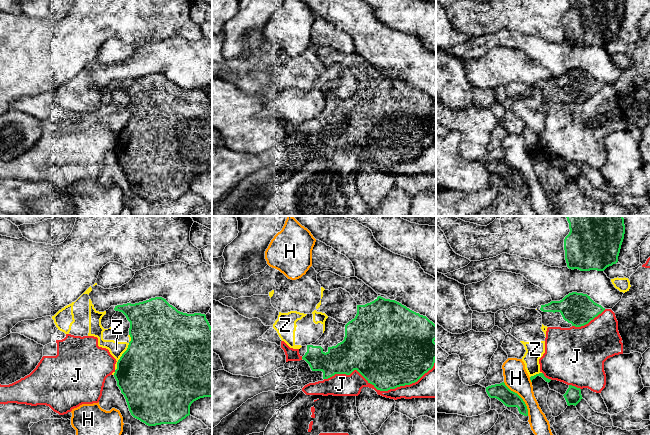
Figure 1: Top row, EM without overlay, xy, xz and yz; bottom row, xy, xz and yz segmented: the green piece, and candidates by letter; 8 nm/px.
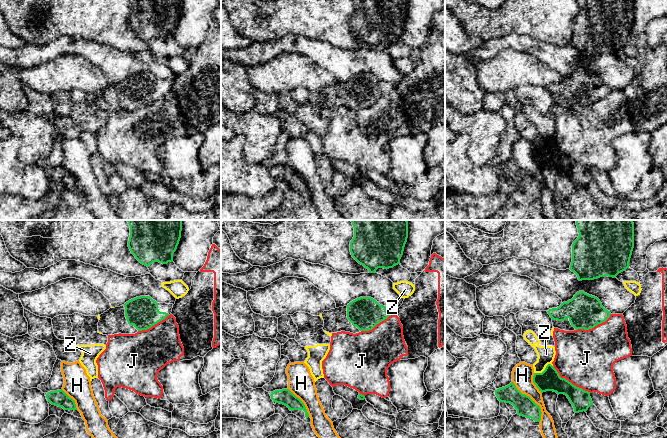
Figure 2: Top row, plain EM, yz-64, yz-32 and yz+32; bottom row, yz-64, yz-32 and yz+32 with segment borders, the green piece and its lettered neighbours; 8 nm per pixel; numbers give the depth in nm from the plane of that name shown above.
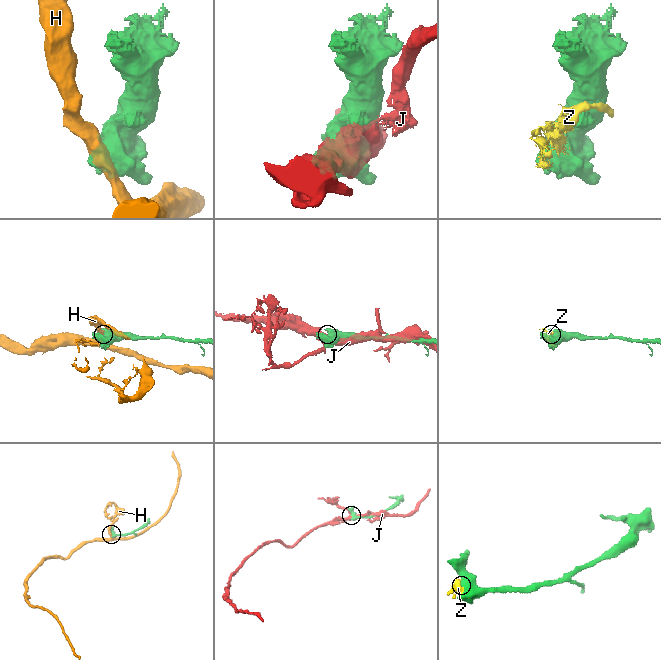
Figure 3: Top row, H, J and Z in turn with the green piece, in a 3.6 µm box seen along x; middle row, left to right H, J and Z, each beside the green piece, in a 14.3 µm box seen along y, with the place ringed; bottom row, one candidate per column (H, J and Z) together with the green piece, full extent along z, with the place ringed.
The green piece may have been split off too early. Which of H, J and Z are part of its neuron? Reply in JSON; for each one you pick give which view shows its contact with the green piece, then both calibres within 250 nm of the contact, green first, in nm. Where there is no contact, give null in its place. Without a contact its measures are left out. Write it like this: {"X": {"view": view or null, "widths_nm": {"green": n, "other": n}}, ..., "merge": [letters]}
{"merge": []}

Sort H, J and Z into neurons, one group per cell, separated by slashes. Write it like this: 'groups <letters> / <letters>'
groups H / J Z

